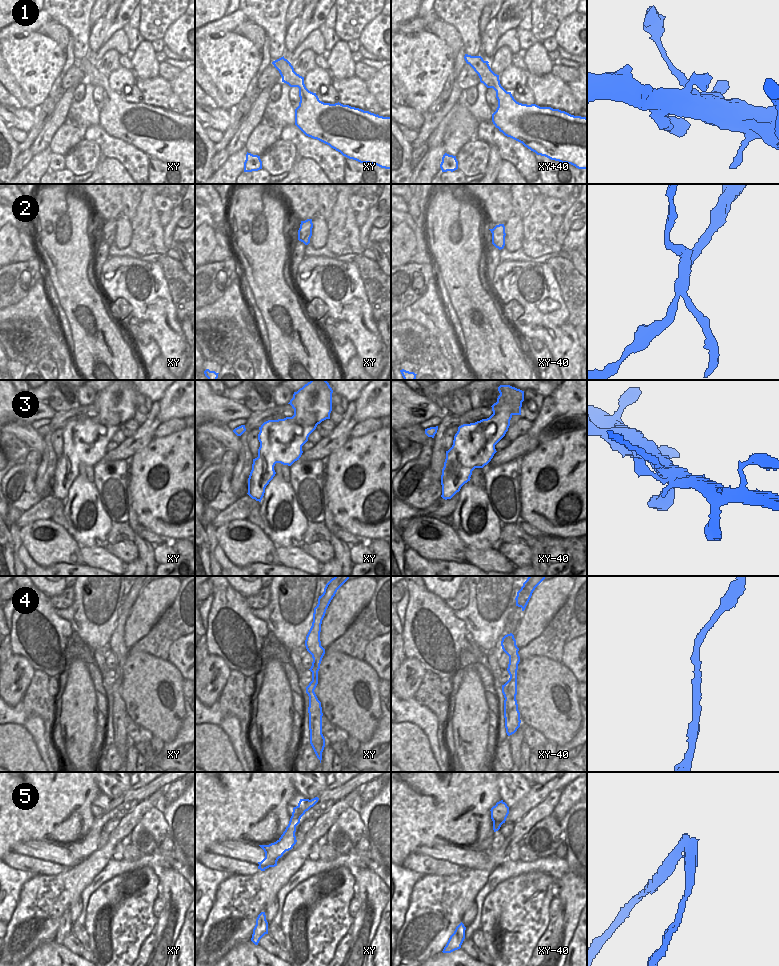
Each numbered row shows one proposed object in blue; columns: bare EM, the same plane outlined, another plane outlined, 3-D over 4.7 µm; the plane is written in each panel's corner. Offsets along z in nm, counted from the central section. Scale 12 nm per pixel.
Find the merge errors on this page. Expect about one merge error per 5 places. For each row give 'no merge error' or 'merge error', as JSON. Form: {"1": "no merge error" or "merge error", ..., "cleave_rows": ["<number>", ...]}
{"1": "no merge error", "2": "merge error", "3": "no merge error", "4": "no merge error", "5": "merge error", "cleave_rows": ["2", "5"]}

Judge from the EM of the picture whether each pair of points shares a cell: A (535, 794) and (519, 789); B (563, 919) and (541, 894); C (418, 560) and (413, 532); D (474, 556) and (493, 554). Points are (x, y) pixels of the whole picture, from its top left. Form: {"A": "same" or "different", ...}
{"A": "different", "B": "different", "C": "different", "D": "same"}

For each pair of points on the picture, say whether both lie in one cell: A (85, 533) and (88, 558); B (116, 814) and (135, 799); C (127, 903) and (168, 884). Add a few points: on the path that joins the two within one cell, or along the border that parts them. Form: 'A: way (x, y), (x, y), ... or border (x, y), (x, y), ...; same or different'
A: border (102, 545), (81, 547); different
B: way (121, 810), (130, 801); same
C: border (155, 872), (159, 880), (158, 896); different

